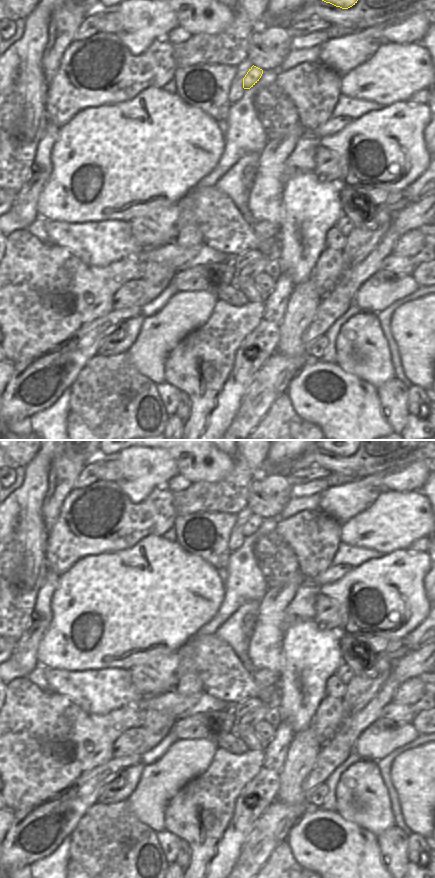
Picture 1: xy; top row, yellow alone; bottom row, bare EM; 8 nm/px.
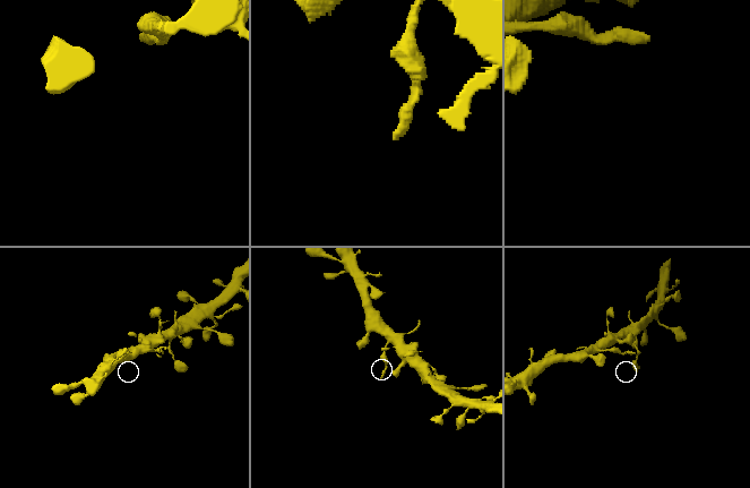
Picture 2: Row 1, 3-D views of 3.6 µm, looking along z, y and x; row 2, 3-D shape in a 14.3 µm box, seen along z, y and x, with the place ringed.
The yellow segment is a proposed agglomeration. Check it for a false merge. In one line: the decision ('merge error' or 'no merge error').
no merge error

